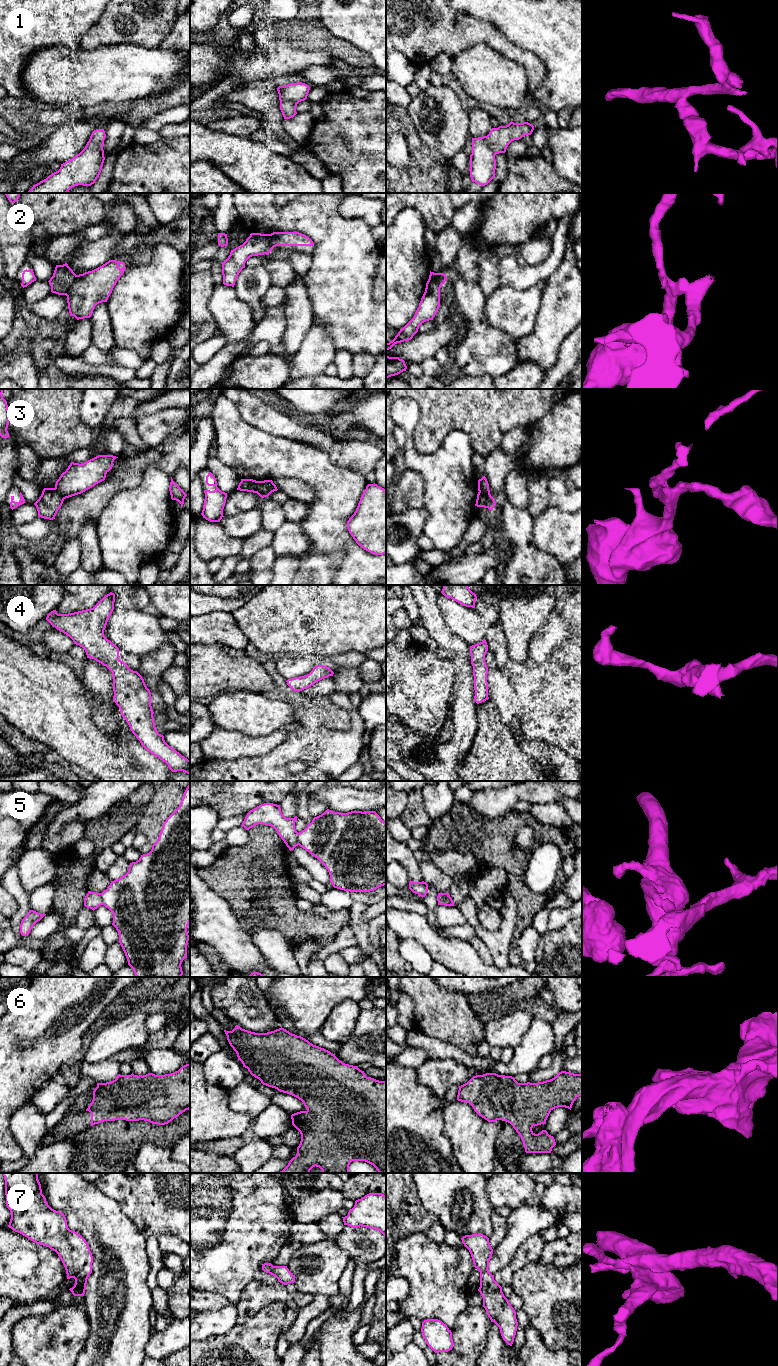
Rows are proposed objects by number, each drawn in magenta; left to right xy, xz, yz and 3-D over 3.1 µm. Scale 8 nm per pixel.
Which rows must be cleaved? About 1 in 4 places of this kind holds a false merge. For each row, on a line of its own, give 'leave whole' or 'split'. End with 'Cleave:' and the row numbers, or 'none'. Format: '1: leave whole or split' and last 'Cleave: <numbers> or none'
1: leave whole
2: split
3: split
4: leave whole
5: split
6: leave whole
7: leave whole
Cleave: 2, 3, 5

